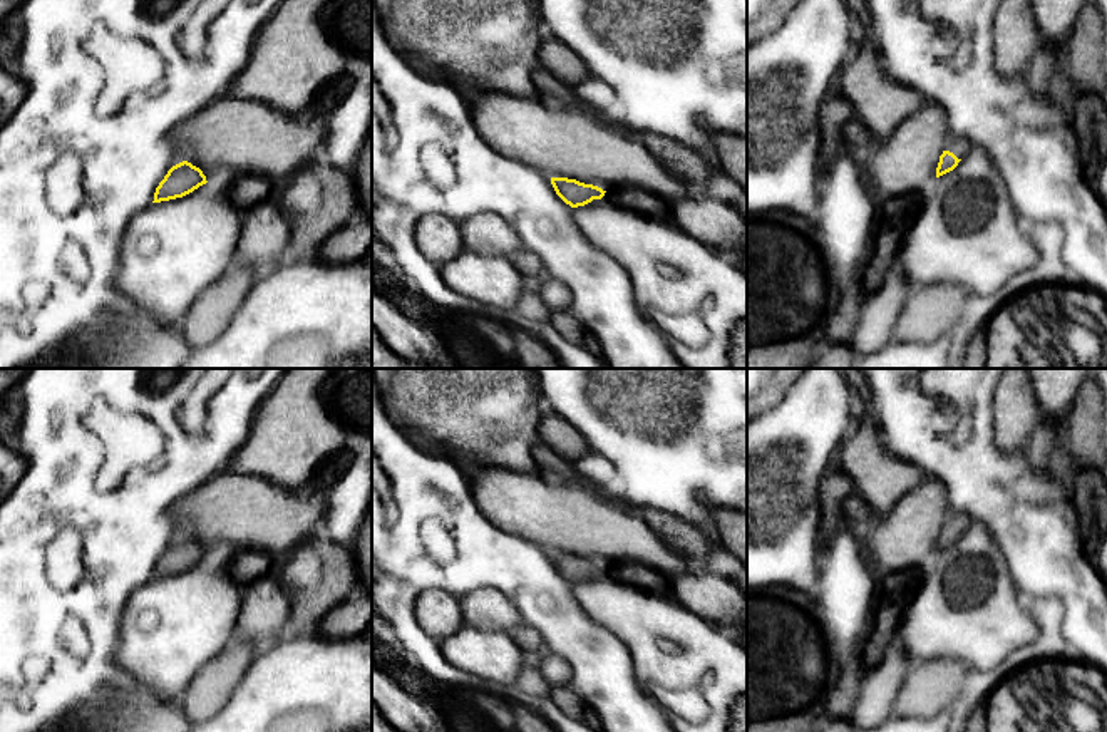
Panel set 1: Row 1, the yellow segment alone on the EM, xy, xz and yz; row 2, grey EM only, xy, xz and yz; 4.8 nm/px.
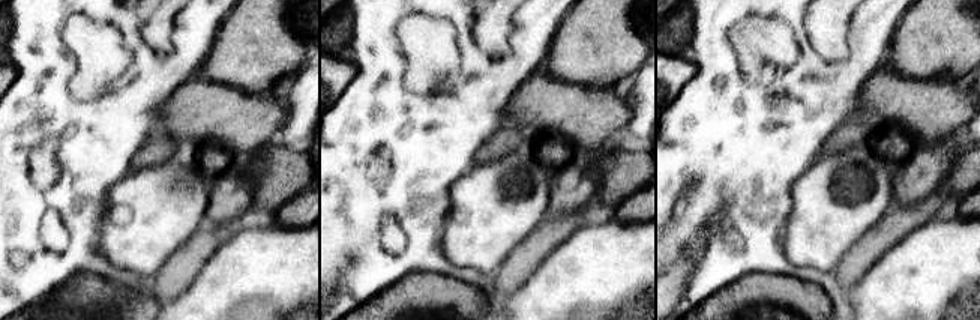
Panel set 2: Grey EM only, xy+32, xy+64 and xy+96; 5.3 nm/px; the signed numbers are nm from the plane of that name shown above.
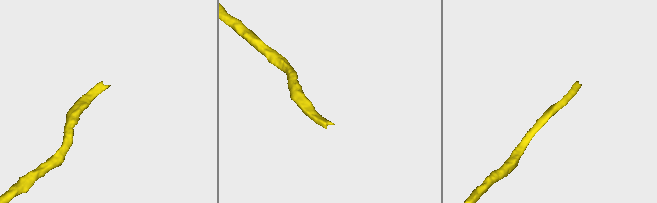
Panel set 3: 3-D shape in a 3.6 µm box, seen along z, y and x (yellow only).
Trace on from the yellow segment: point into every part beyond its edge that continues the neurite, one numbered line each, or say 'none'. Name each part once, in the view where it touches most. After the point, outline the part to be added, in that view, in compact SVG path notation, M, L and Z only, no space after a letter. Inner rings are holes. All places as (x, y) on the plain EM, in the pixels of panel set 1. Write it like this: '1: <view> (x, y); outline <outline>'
1: yz (960, 523); outline M948 513L946 523L945 523L945 526L953 528L958 534L963 534L971 524L973 523L970 516L961 513Z

